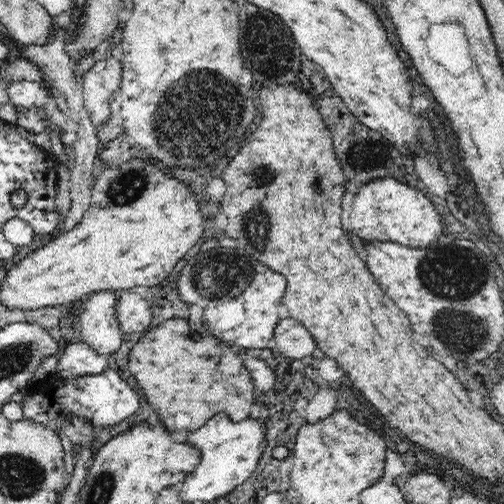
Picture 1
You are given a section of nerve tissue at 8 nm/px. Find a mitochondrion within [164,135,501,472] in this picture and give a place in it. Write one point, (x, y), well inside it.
(441, 272)

